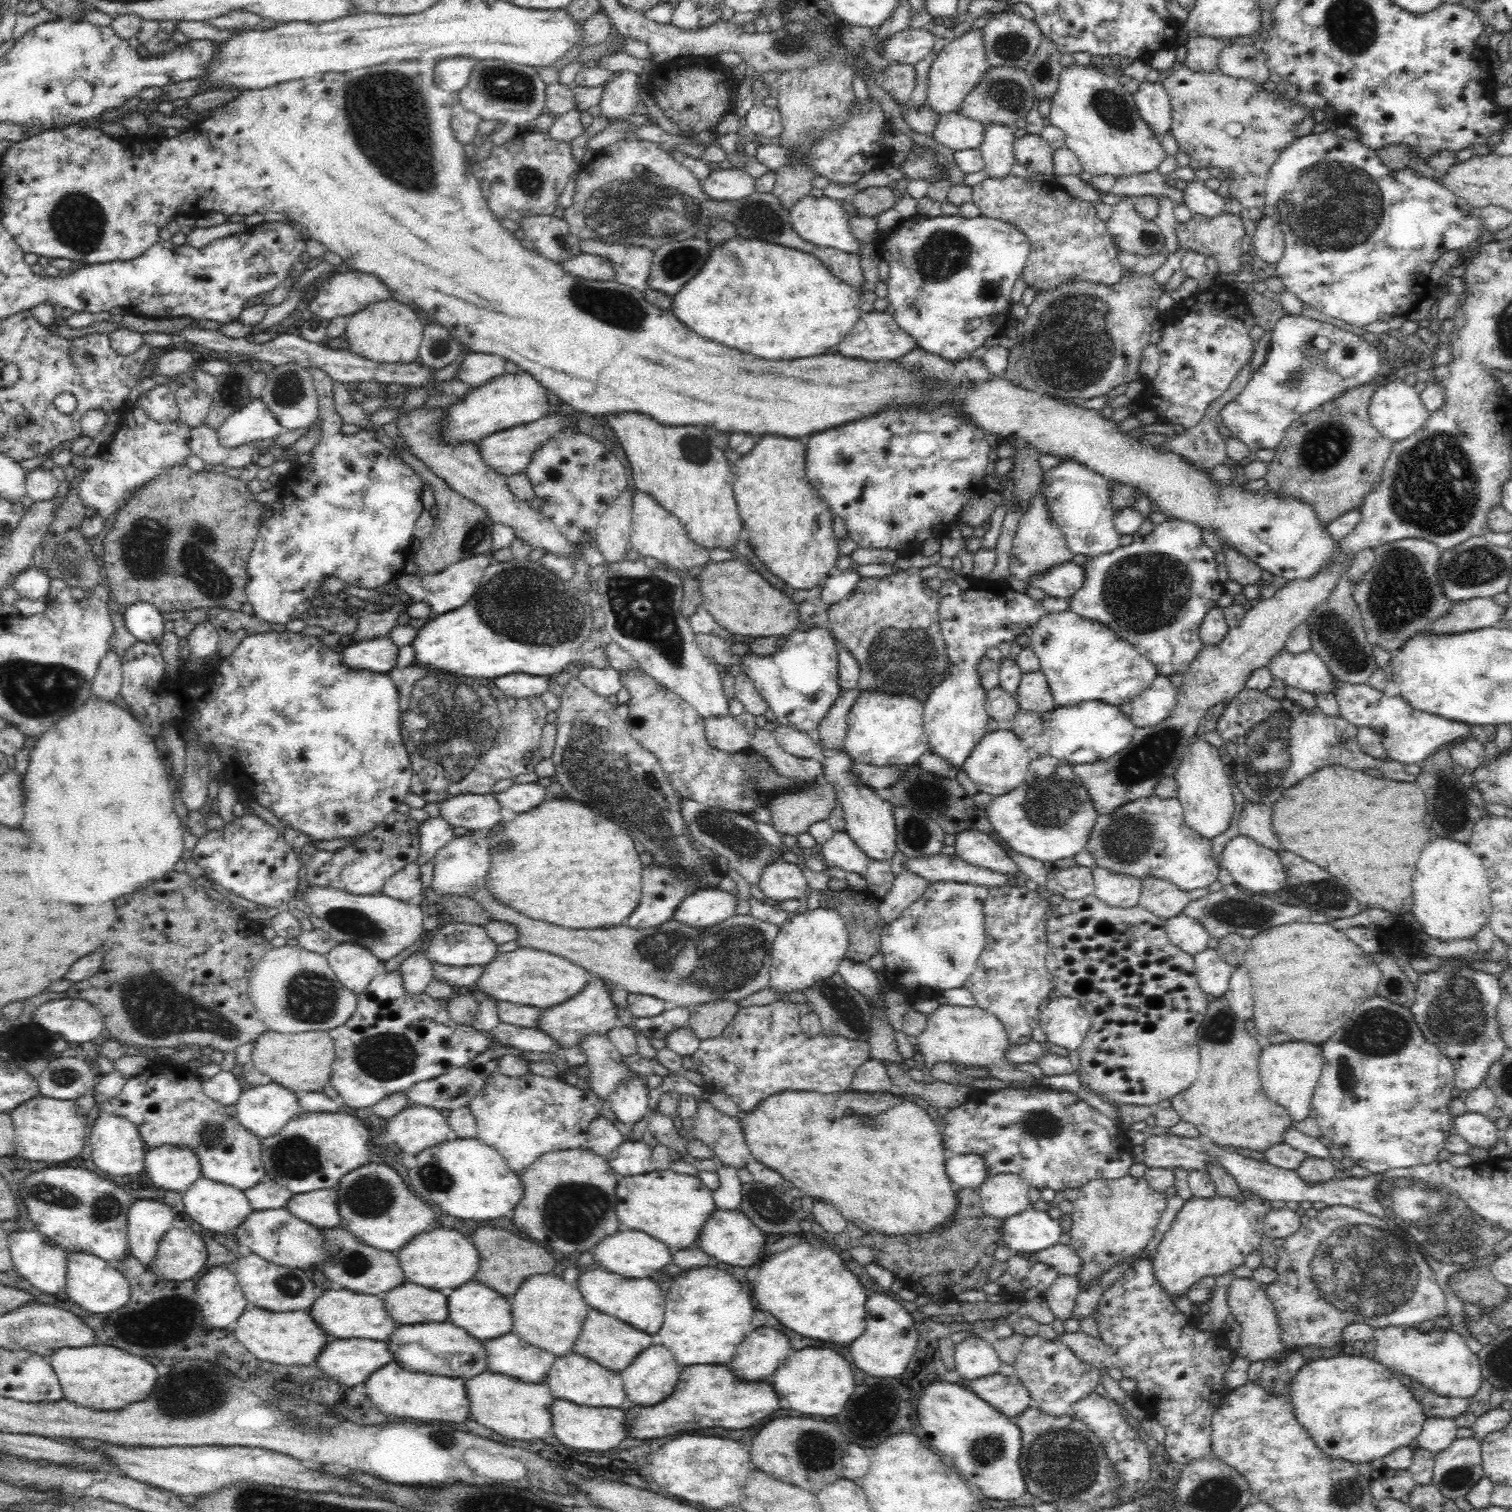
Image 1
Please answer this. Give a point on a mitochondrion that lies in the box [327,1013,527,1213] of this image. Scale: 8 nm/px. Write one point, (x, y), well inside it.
(379, 1069)

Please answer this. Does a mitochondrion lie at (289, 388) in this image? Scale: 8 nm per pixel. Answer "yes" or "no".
yes

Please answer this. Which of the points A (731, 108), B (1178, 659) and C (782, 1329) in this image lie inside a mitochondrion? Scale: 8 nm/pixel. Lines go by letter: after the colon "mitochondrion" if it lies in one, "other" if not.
A: other
B: other
C: other

